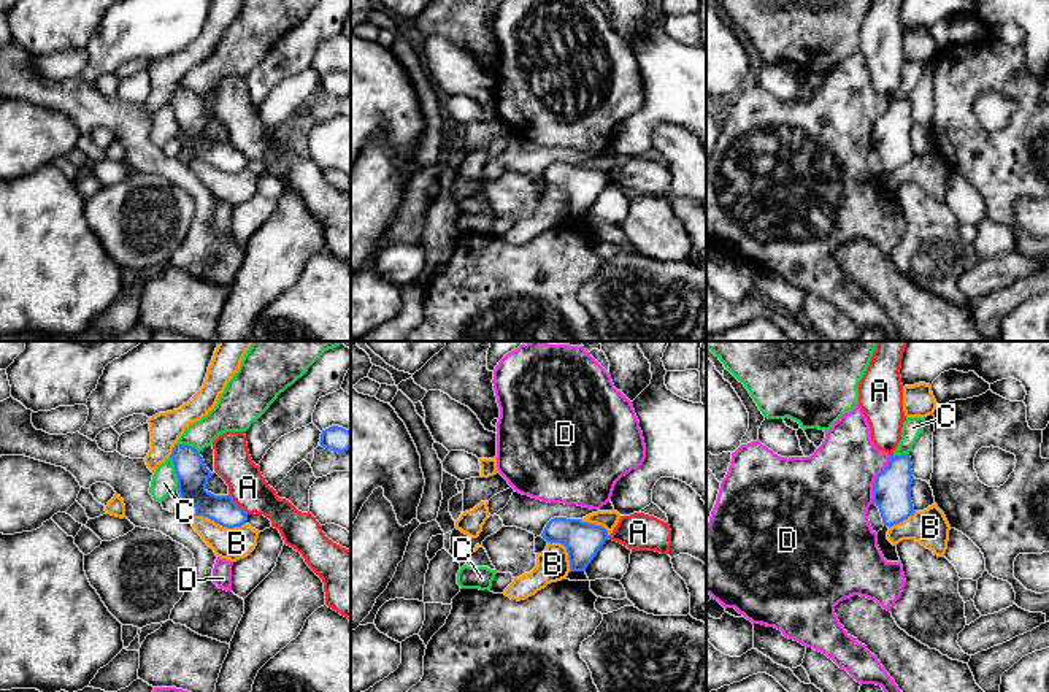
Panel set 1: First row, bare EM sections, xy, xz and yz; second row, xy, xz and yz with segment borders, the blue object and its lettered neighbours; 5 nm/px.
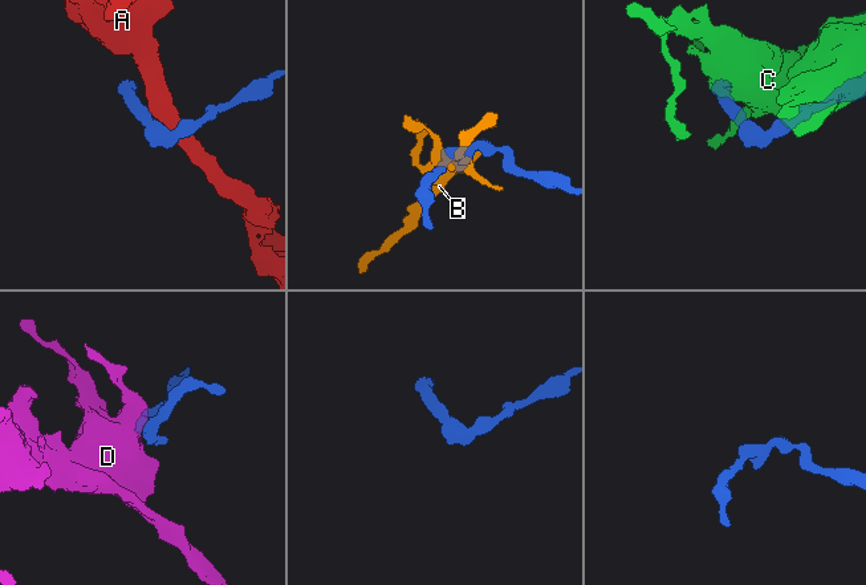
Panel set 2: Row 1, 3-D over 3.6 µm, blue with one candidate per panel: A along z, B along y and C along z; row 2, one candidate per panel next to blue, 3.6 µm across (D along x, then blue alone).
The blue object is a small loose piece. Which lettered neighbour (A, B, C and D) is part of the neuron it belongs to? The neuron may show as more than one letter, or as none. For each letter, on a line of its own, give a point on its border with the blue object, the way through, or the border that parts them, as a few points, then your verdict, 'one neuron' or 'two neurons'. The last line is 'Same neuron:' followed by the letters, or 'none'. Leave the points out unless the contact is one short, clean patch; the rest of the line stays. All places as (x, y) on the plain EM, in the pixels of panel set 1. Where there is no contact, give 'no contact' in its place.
A: meets blue in xy at (237, 149); two neurons
B: meets blue in xy at (219, 169); two neurons
C: meets blue in xy at (175, 116); border along xy (170, 100), (175, 110), (176, 134); two neurons
D: meets blue in yz at (875, 124); two neurons
Same neuron: none

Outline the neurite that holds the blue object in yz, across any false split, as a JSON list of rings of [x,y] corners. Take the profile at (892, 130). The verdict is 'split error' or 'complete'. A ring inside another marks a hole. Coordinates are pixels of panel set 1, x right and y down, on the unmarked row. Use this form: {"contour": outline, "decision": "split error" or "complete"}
{"contour": [[[890,100],[886,113],[873,127],[873,148],[879,152],[884,171],[878,176],[878,190],[887,206],[900,206],[897,190],[887,184],[892,170],[913,160],[911,129],[914,125],[911,102]]], "decision": "split error"}

